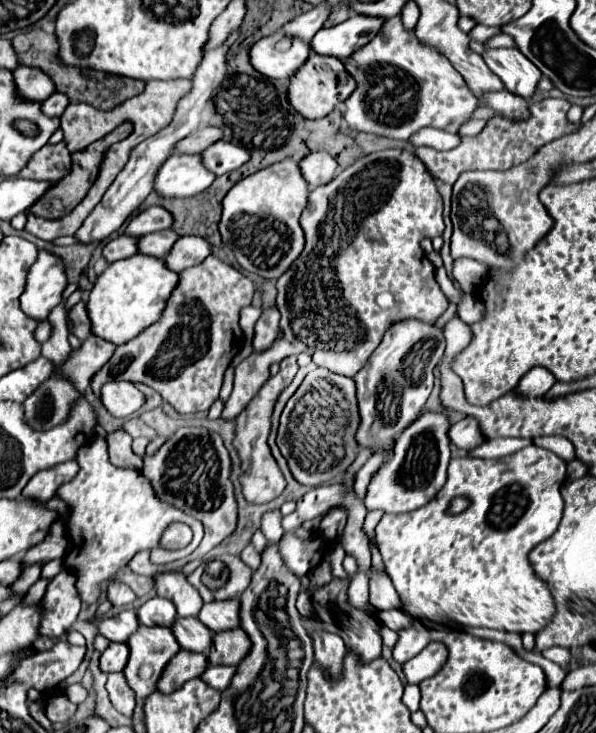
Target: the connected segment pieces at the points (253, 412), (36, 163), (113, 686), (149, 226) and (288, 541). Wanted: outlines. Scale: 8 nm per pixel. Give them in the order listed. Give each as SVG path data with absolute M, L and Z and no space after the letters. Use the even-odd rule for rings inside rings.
M287 357L281 361L281 371L275 377L269 377L267 383L261 387L259 395L247 405L247 409L237 417L237 431L235 431L235 439L233 445L237 447L241 461L243 461L243 475L241 475L241 485L243 485L243 495L249 503L267 503L275 497L281 495L281 491L285 489L285 479L281 475L281 469L277 467L271 449L267 445L267 437L269 437L269 417L275 405L275 399L279 397L279 393L293 381L295 373L297 373L299 365L297 365L297 357Z
M59 143L53 148L53 145L45 145L39 151L33 153L33 157L27 161L27 165L17 173L17 177L25 177L38 181L58 181L71 170L71 153L67 150L65 143ZM59 149L63 149L66 157L59 159L57 155Z
M115 673L109 675L107 679L107 691L109 691L109 699L113 703L113 707L127 715L133 717L133 709L135 709L135 691L131 691L127 687L127 681L123 679L123 673Z
M149 207L129 221L125 235L141 237L141 235L163 231L169 227L171 227L171 215L163 207Z
M285 533L279 541L281 545L281 555L287 561L287 567L291 571L295 571L295 575L305 577L313 571L313 567L317 567L317 563L321 563L323 553L329 551L329 543L321 537L313 537L313 539L295 539L295 535Z

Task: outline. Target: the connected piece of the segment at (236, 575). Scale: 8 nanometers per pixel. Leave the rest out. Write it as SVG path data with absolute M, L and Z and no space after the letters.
M225 553L223 561L225 561L225 565L229 567L231 575L229 575L227 585L225 585L223 589L219 589L219 591L211 591L211 589L207 589L207 587L201 583L203 565L201 565L199 569L195 569L195 571L187 577L187 581L189 581L193 587L197 587L197 591L201 593L201 597L203 597L205 603L209 603L209 601L223 601L223 599L235 599L235 597L239 597L239 595L249 587L249 583L251 583L253 571L241 561L241 557Z

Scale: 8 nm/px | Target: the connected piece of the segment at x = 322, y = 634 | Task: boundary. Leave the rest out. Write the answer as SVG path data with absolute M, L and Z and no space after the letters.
M317 629L313 631L313 645L315 645L315 661L327 671L327 675L339 675L341 661L345 655L345 643L339 635Z

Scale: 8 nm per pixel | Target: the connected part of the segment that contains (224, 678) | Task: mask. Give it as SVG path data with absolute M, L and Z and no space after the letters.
M209 665L209 667L205 669L205 673L201 675L201 679L203 679L209 687L213 687L213 689L217 689L217 691L223 691L223 689L227 689L233 673L235 673L235 667L225 667L225 665L211 667L211 665Z

